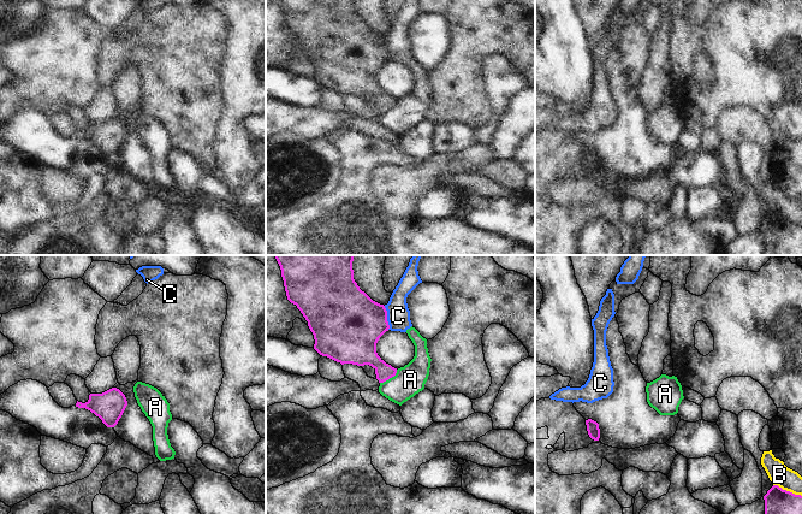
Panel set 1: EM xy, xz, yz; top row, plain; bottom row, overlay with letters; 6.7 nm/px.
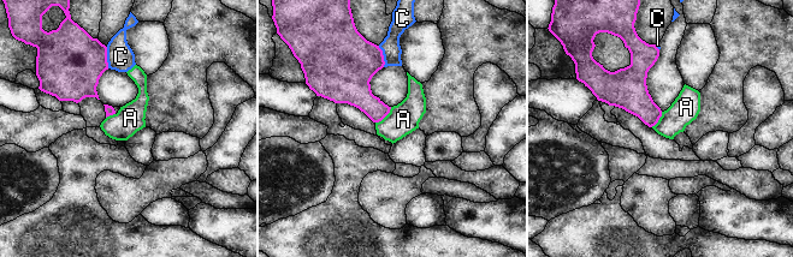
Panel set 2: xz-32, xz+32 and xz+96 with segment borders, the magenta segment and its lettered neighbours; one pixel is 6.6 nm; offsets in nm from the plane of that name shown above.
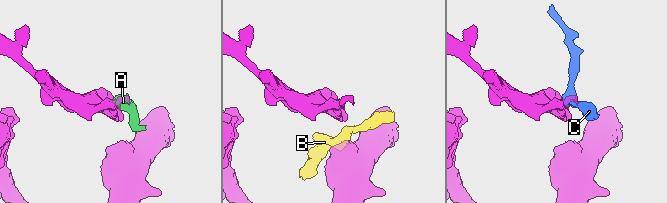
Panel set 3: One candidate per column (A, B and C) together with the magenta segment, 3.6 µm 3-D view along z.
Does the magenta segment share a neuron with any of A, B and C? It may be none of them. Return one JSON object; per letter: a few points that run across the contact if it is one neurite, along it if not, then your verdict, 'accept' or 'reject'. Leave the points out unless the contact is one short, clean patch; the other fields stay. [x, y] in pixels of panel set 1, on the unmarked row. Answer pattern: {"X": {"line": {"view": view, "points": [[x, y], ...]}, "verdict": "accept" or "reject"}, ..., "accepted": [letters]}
{"A": {"line": {"view": "xz", "points": [[397, 100], [393, 106], [380, 113]]}, "verdict": "reject"}, "B": {"verdict": "reject"}, "C": {"line": {"view": "xz", "points": [[384, 36], [387, 43], [388, 59]]}, "verdict": "reject"}, "accepted": []}

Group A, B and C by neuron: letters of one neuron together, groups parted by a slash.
A C / B

